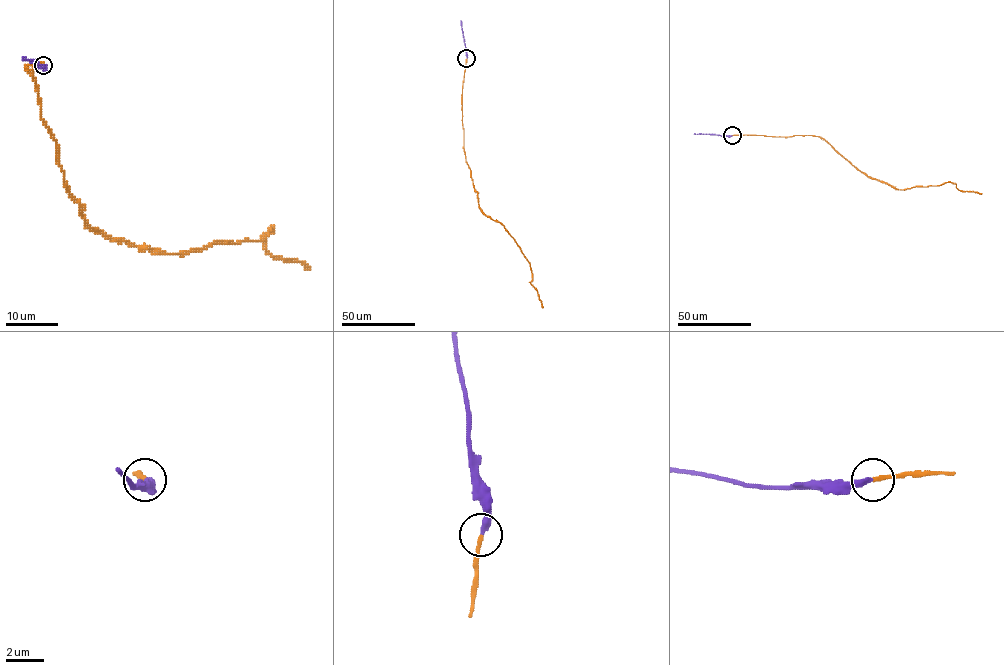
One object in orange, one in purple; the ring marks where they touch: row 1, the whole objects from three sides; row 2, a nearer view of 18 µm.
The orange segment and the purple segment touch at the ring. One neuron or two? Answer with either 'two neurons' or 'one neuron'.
one neuron

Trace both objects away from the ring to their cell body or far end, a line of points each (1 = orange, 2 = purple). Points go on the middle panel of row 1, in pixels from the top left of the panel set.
1: (466, 58), (462, 92), (464, 150), (479, 208), (503, 225), (520, 248), (529, 263), (529, 282), (543, 308)
2: (466, 58), (460, 20)

